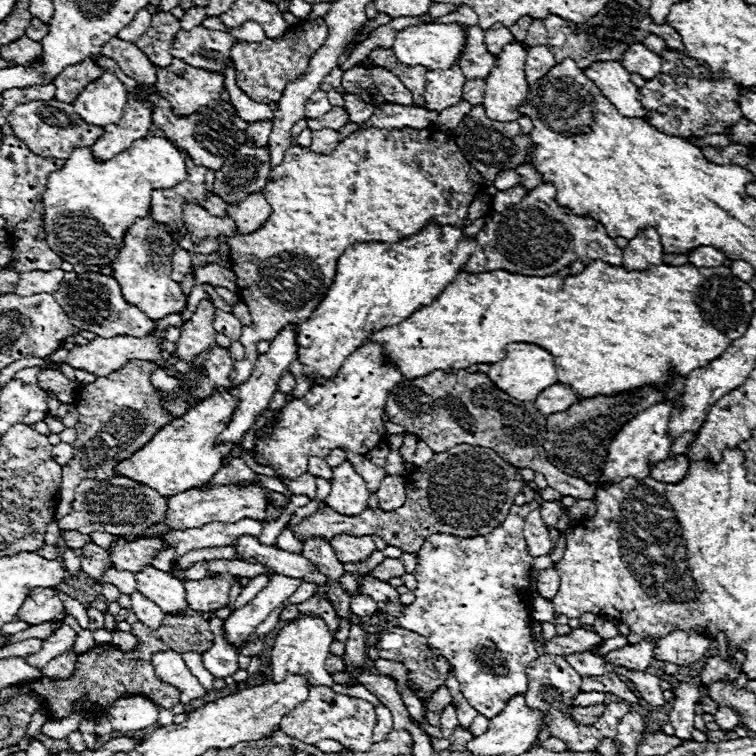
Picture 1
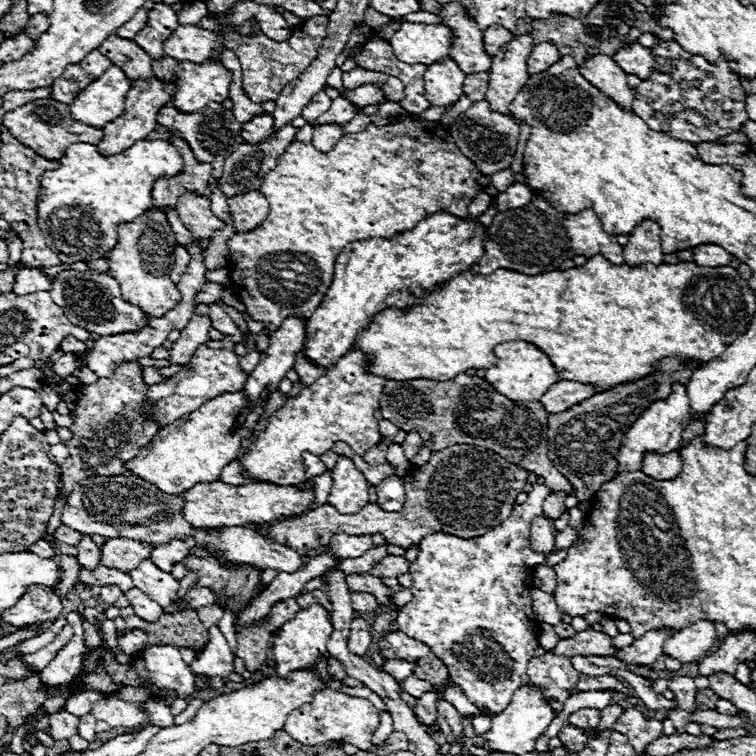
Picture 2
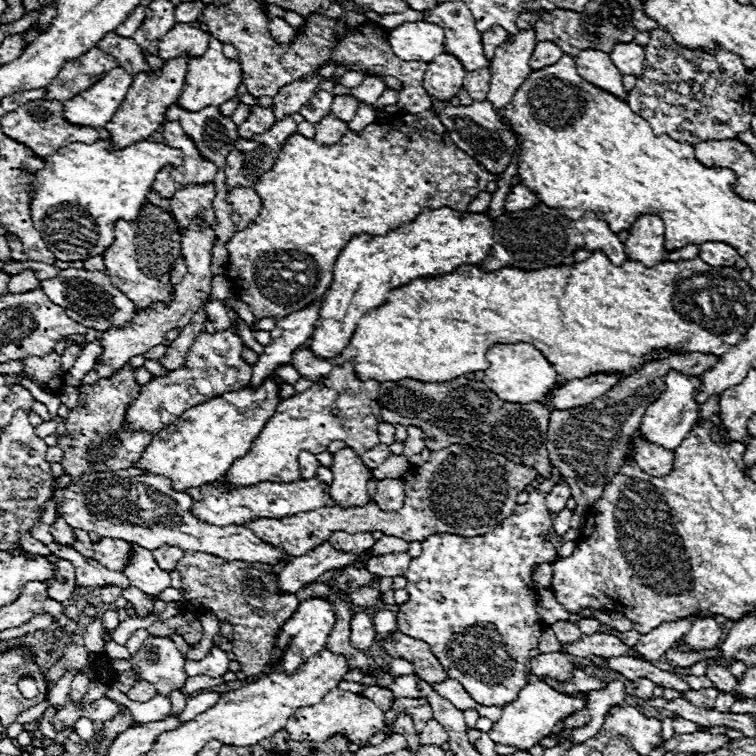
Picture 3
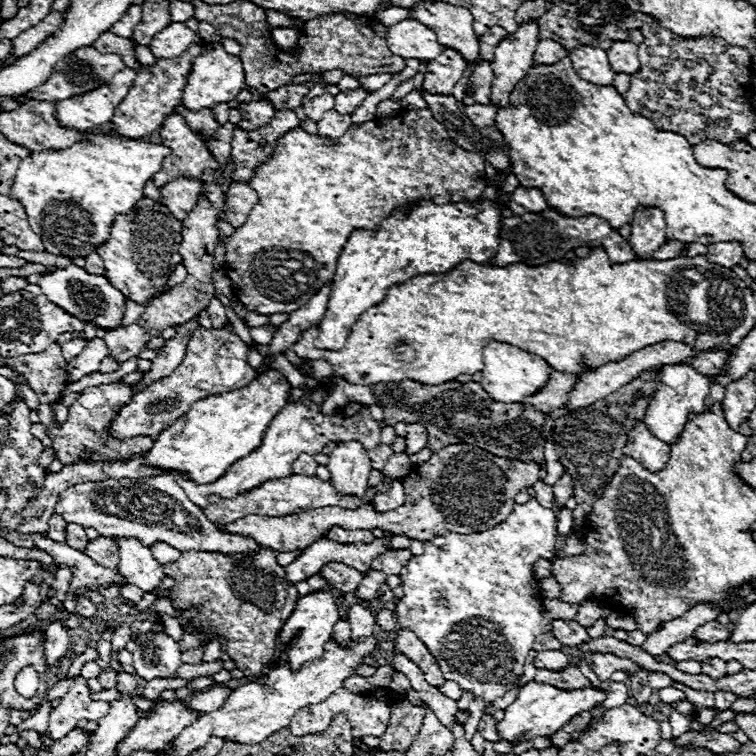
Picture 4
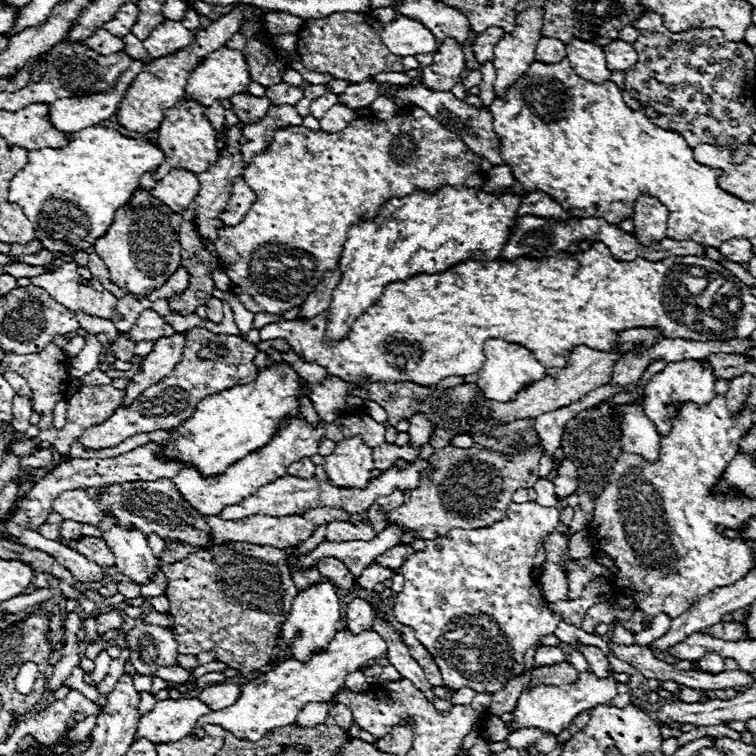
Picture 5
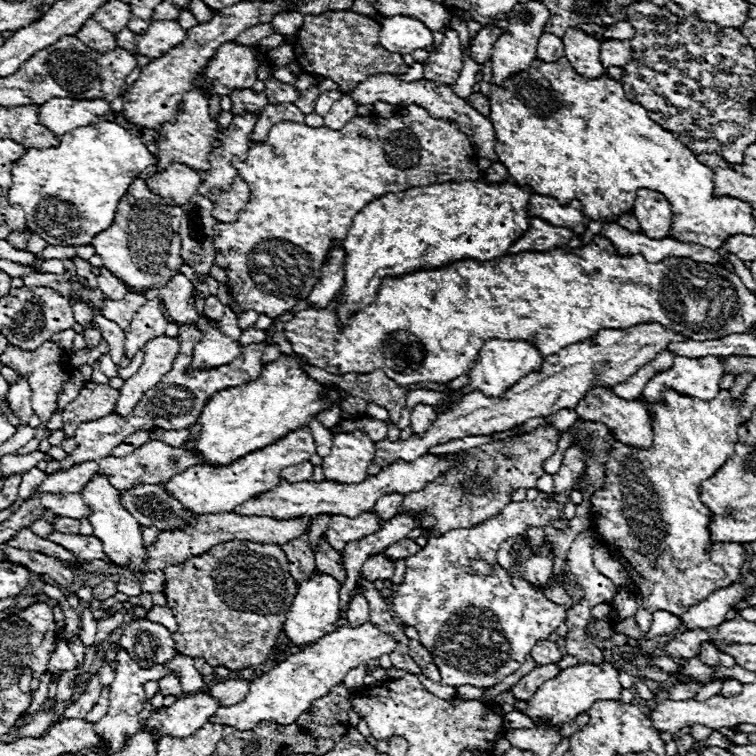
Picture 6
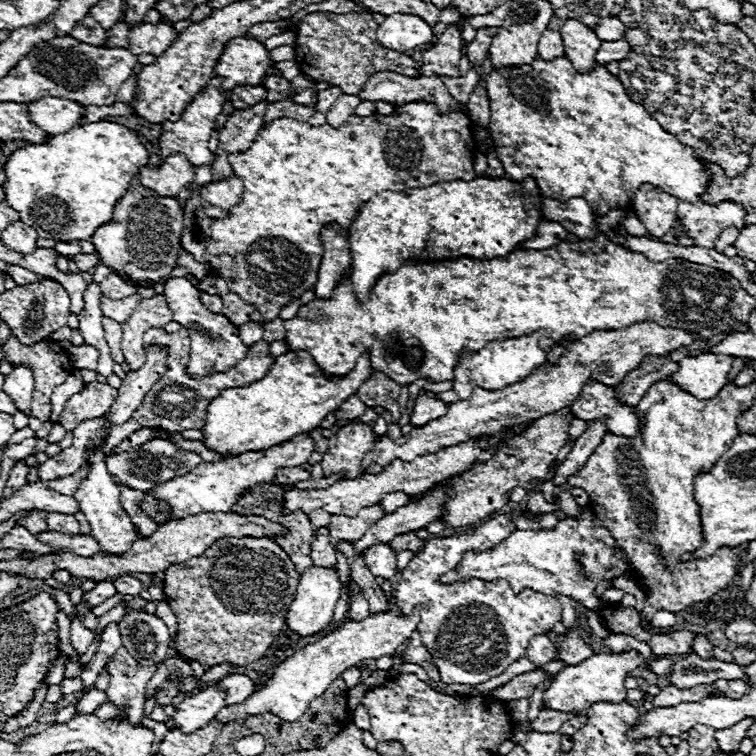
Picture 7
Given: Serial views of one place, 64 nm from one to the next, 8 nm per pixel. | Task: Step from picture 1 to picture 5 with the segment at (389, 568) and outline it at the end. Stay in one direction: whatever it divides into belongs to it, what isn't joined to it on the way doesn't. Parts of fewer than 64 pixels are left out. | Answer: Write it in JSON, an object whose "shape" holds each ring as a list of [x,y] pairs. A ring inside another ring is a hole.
{"shape":[[[398,544],[396,548],[390,548],[388,552],[384,552],[384,556],[378,556],[376,562],[390,570],[396,570],[404,564],[406,556],[410,556],[410,554],[414,554],[414,548],[410,544]]]}

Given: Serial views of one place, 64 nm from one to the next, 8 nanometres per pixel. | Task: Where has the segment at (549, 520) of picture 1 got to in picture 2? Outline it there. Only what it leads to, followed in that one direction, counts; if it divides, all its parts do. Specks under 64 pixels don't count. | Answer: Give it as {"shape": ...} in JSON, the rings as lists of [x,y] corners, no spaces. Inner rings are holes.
{"shape":[[[552,492],[552,494],[546,498],[546,502],[544,502],[544,512],[546,512],[546,516],[548,516],[550,520],[558,518],[558,516],[566,510],[566,506],[564,506],[566,496],[568,496],[566,492]]]}

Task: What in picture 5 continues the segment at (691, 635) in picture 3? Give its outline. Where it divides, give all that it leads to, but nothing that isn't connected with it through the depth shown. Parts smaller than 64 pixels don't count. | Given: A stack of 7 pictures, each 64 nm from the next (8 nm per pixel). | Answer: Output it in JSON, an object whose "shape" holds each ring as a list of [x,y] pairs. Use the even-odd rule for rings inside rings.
{"shape":[[[720,622],[720,624],[714,624],[712,628],[706,628],[706,632],[710,632],[720,640],[730,640],[730,642],[752,640],[742,622]]]}

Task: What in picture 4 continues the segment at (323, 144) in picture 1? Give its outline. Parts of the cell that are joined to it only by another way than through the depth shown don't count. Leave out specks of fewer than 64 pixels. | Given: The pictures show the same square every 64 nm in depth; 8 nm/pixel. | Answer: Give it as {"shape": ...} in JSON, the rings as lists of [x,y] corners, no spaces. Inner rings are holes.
{"shape":[[[332,110],[332,112],[326,112],[322,116],[322,120],[318,122],[318,134],[326,136],[326,138],[338,138],[350,126],[352,126],[352,118],[350,116],[342,116],[340,112]]]}

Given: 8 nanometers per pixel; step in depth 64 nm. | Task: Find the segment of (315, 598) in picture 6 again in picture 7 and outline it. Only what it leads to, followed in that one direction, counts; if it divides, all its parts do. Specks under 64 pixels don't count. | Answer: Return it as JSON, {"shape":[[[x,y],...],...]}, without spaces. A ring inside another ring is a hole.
{"shape":[[[320,566],[306,568],[306,572],[300,576],[296,598],[288,608],[288,616],[286,616],[288,626],[300,636],[312,636],[326,630],[328,624],[332,622],[332,614],[338,598],[340,598],[340,580],[336,568],[320,568]]]}

